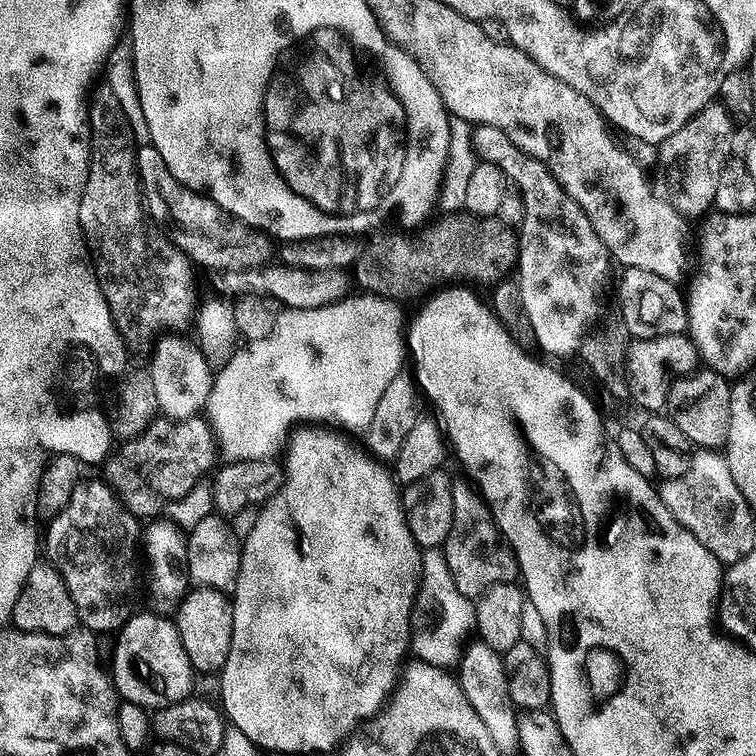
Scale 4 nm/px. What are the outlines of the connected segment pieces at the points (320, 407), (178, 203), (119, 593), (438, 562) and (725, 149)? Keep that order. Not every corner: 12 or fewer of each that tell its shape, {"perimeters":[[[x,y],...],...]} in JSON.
{"perimeters":[[[401,305],[284,308],[215,373],[227,461],[292,424],[368,429],[406,354]],[[136,148],[151,223],[193,265],[244,274],[269,239]],[[81,479],[42,552],[87,631],[115,633],[142,592],[142,524]],[[425,549],[411,653],[451,669],[475,629],[443,551]],[[713,102],[659,145],[685,219],[713,207],[736,150]]]}

